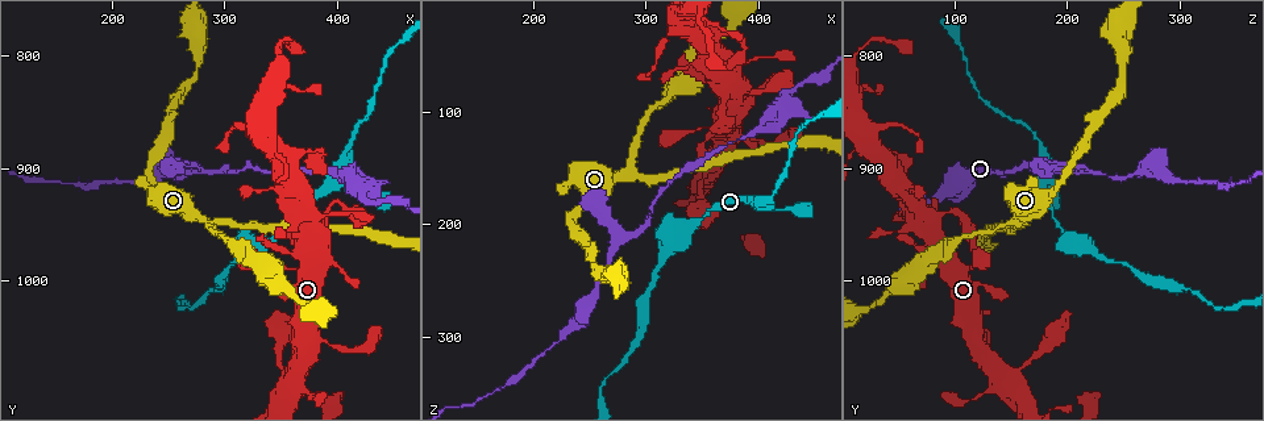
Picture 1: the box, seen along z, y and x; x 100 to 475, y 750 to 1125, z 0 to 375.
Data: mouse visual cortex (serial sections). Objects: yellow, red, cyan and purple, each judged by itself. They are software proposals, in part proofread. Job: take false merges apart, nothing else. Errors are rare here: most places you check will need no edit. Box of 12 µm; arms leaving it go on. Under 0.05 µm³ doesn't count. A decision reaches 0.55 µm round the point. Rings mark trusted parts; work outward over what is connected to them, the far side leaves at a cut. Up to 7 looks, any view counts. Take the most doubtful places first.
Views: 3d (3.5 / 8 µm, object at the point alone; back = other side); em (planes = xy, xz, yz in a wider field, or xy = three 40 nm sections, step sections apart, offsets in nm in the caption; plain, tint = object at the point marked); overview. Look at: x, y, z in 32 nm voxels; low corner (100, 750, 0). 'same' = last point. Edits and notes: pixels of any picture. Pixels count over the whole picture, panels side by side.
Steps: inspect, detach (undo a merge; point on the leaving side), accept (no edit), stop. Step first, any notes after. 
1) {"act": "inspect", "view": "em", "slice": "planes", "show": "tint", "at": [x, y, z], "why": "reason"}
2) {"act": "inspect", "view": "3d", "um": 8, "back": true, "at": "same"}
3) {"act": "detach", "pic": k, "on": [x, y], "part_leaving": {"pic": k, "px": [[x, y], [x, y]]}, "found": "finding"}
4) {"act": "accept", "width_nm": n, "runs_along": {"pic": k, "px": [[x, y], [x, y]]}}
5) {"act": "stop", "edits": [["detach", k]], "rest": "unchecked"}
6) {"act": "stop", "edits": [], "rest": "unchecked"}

{"act": "inspect", "view": "3d", "um": 3.5, "at": [284, 948, 156], "why": "three arms meet"}

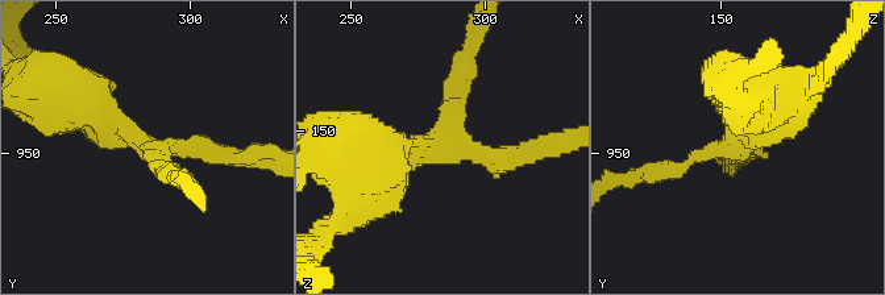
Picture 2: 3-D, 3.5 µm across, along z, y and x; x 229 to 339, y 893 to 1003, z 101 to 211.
{"act": "accept", "runs_along": {"pic": 2, "px": [[377, 156], [445, 140], [465, 62]]}, "found": "one cell here"}

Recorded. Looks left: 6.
{"act": "inspect", "view": "3d", "um": 3.5, "at": [282, 902, 214], "why": "three-way junction"}

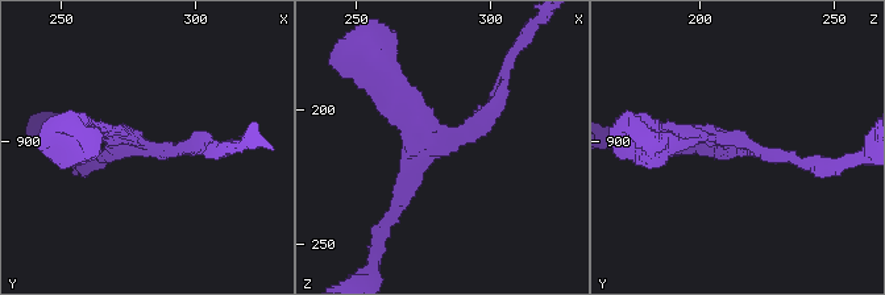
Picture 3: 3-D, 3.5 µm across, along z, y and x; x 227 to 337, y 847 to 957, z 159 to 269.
{"act": "inspect", "view": "em", "slice": "planes", "show": "tint", "at": [284, 901, 213], "arms": 3, "arm_widths_nm": [200, 200, 200]}

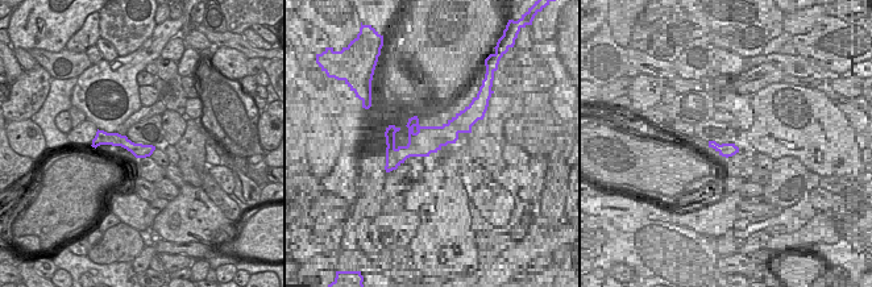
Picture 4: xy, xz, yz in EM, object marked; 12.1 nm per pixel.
{"act": "accept", "runs_along": {"pic": 3, "px": [[503, 80], [491, 108], [406, 175], [398, 208]]}, "found": "continuous, no second cell"}

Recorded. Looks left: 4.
{"act": "inspect", "view": "3d", "um": 8, "back": true, "at": [232, 906, 296], "why": "calibre changes"}

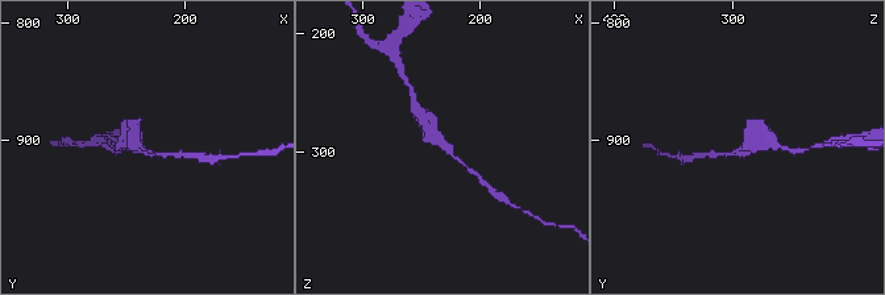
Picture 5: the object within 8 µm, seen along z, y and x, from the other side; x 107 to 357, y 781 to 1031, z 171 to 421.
{"act": "inspect", "view": "3d", "um": 3.5, "at": [232, 908, 294], "why": "zoom in"}

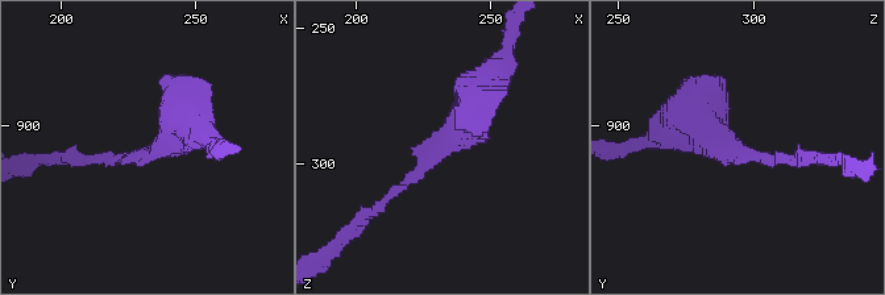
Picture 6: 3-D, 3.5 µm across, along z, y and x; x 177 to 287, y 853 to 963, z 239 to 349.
{"act": "inspect", "view": "em", "slice": "xy", "step": 3, "show": "tint", "at": [232, 908, 295], "arm_widths_nm": [150, 450], "why": "now the EM"}

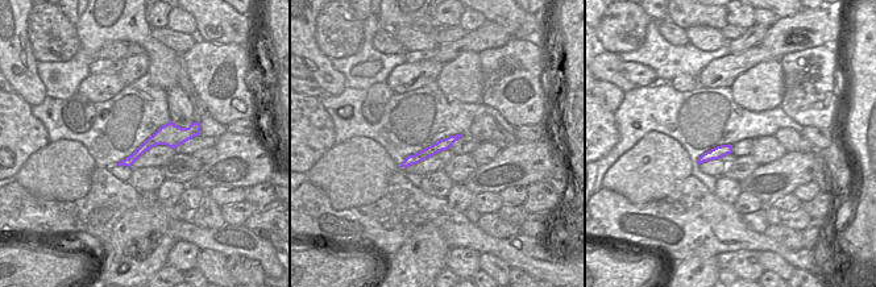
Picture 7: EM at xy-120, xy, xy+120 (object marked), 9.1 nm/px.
{"act": "accept", "width_nm": 100, "runs_along": {"pic": 6, "px": [[481, 87], [464, 138], [379, 206]]}, "found": "all the same cell"}

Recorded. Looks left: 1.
{"act": "stop", "edits": [], "rest": "unchecked"}

